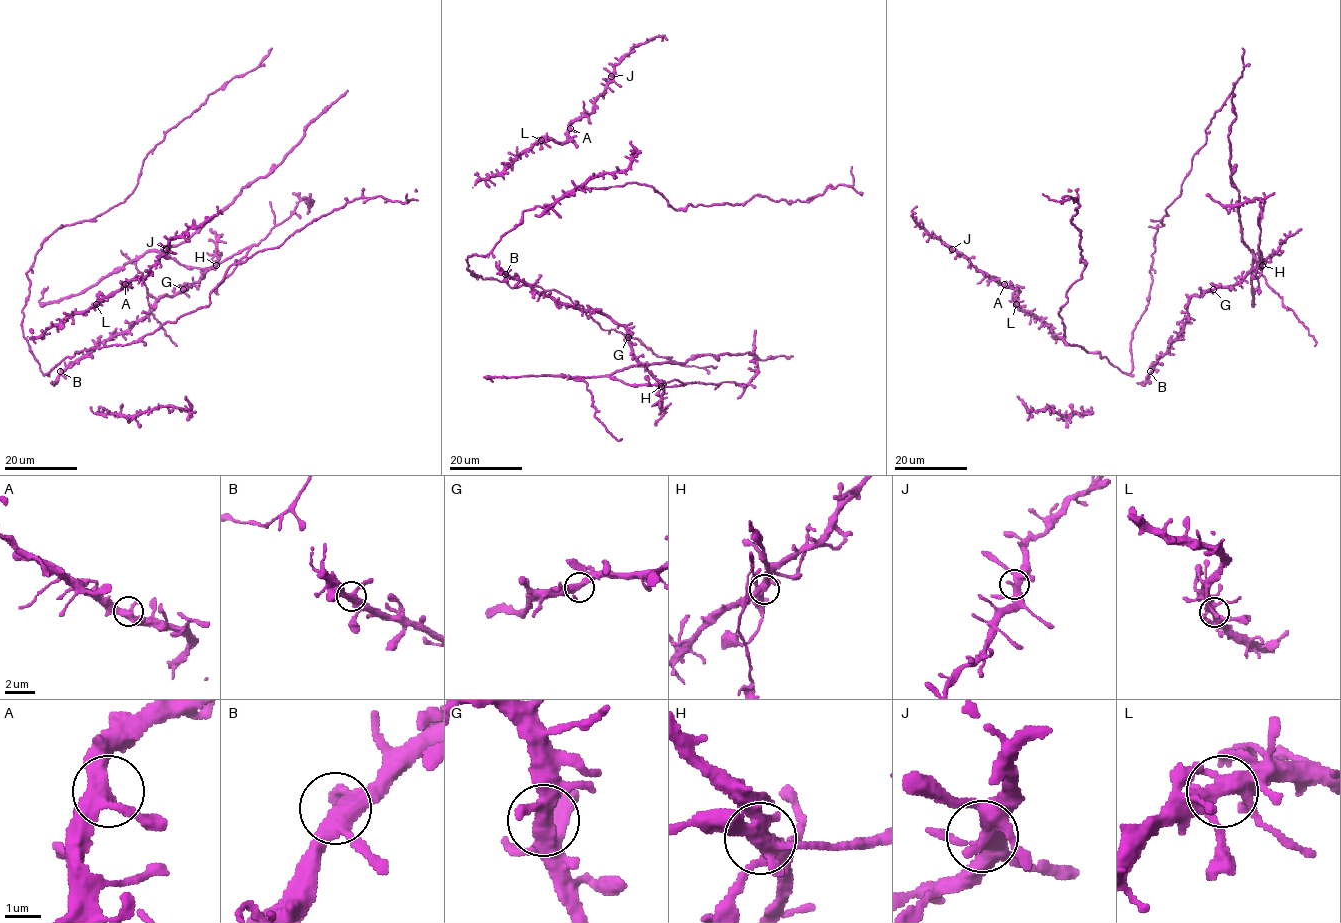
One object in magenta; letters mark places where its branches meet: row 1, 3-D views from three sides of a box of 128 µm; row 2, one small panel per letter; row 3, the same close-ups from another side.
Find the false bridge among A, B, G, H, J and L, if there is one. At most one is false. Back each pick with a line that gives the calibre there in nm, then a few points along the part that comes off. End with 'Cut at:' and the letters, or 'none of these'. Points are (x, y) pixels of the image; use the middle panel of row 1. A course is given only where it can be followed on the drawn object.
H: calibre 380 nm; course (661, 386), (629, 385), (609, 376), (630, 366), (685, 363), (704, 355), (748, 352), (762, 360), (793, 356)
Cut at: H

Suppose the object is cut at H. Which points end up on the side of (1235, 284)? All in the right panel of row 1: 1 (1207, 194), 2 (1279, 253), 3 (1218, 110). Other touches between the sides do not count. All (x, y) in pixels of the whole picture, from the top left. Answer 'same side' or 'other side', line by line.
1: other side
2: same side
3: same side

